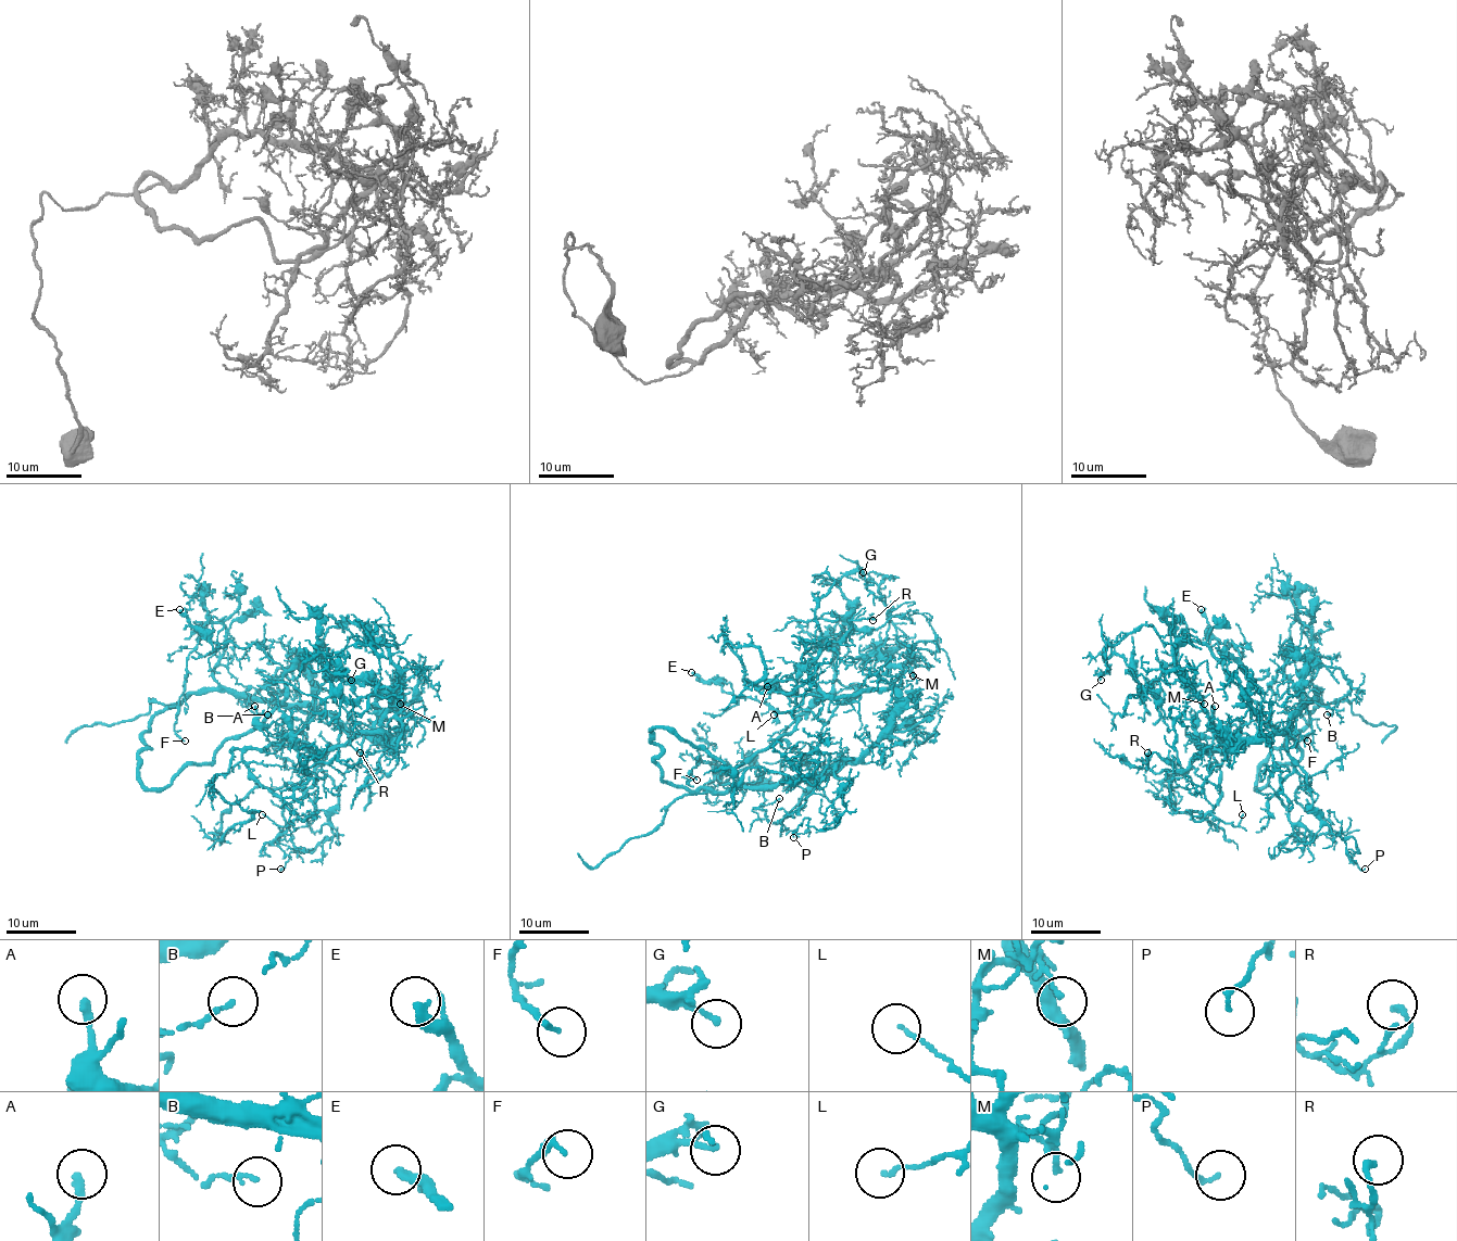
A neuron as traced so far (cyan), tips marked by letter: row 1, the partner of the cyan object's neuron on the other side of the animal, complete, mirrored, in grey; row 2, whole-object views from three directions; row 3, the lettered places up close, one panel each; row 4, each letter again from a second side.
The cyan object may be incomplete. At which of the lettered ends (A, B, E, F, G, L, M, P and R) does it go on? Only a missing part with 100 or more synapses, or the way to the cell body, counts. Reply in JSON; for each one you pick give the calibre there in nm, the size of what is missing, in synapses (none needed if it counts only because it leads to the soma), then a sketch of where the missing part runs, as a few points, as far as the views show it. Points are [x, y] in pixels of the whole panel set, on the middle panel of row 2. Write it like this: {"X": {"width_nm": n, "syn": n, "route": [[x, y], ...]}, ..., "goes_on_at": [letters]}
{"goes_on_at": []}

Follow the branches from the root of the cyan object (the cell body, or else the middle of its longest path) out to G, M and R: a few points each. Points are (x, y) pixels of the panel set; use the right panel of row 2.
G: (1256, 788), (1301, 748), (1233, 660), (1183, 641), (1156, 689), (1118, 655), (1101, 680)
M: (1256, 788), (1258, 765), (1305, 725), (1319, 692), (1284, 730), (1253, 737), (1223, 737), (1204, 704)
R: (1256, 788), (1318, 689), (1284, 730), (1218, 734), (1223, 749), (1184, 769), (1155, 752), (1146, 767), (1147, 752)

